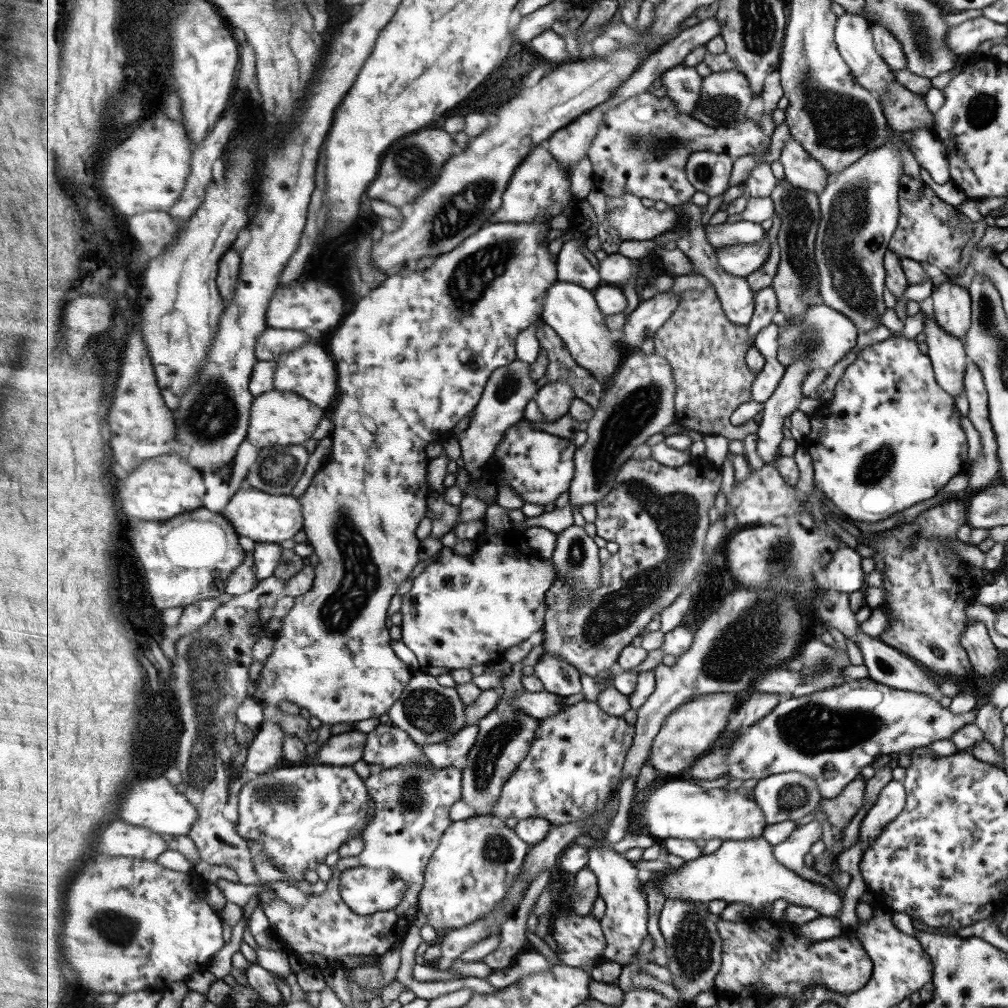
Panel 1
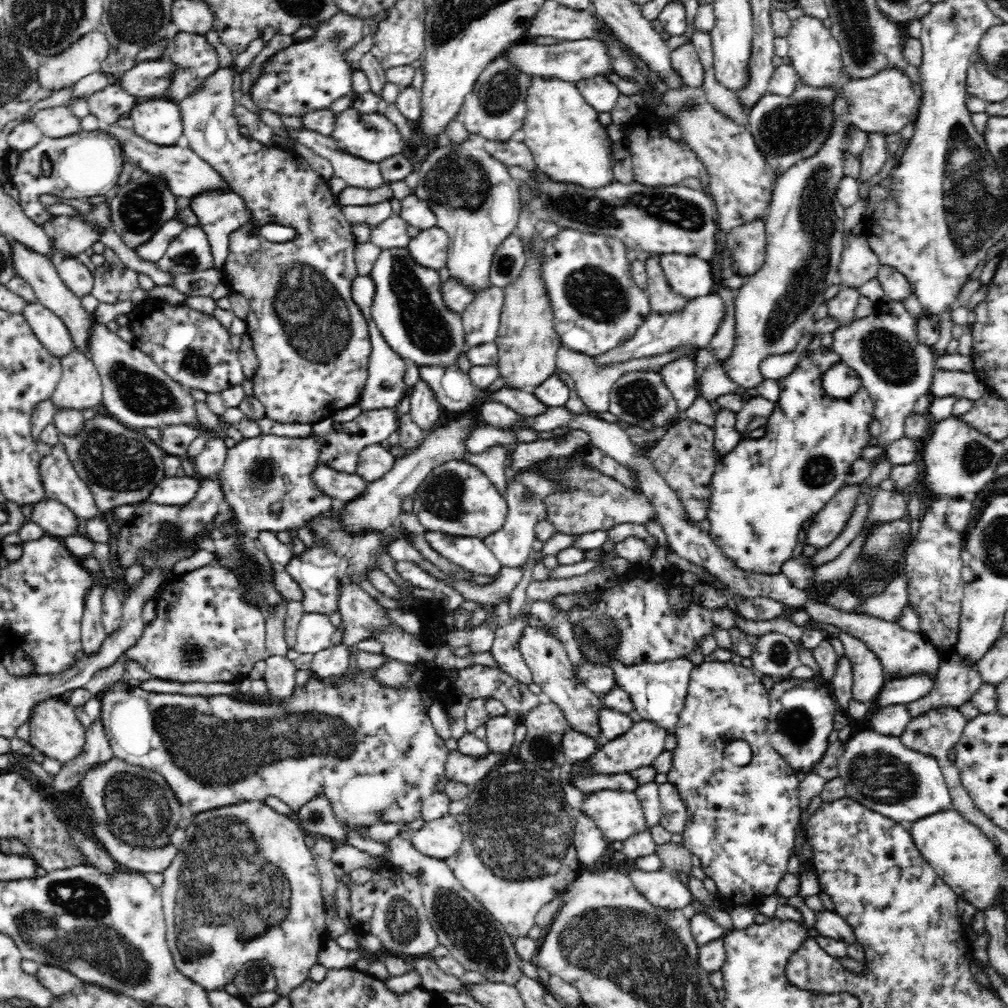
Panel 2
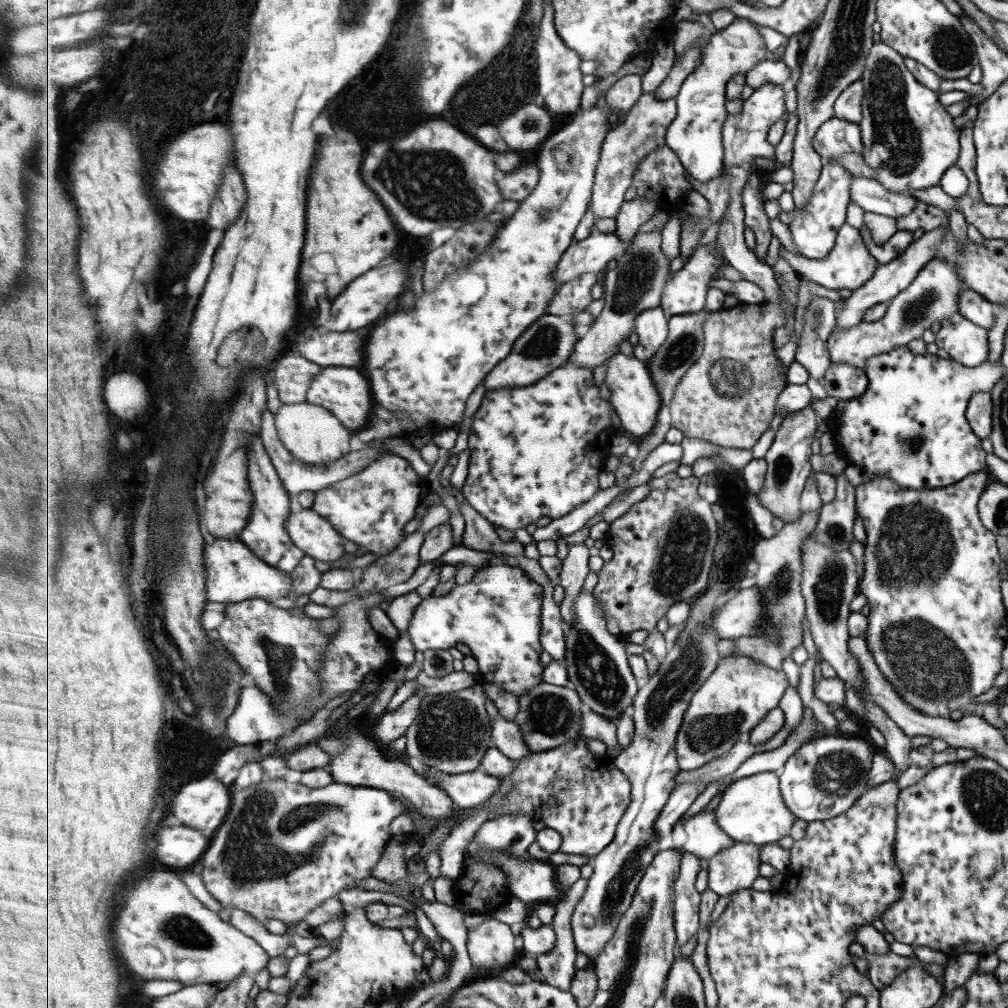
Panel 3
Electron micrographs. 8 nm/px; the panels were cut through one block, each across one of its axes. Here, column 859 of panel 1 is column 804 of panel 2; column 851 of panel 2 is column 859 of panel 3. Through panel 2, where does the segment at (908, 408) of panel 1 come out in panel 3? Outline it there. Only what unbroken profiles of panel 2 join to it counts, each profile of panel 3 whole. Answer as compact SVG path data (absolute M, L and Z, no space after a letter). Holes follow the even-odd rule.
M907 345L871 356L863 367L867 377L865 392L857 398L836 402L834 411L837 418L841 418L841 427L835 426L832 431L839 440L836 452L847 464L859 466L863 480L879 474L903 490L943 488L959 482L971 472L983 470L986 453L964 414L969 397L977 391L991 392L991 387L1003 373L1002 368L999 361L967 368L951 359L938 358L935 354L913 353Z

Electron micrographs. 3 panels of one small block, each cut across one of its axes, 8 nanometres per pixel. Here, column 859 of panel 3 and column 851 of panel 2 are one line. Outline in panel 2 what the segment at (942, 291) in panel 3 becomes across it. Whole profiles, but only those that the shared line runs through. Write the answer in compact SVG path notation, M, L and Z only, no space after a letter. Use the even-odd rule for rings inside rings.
M885 299L879 309L833 330L832 349L861 378L873 402L873 414L881 422L879 444L890 444L905 435L904 422L914 412L916 402L931 392L939 359L933 347L920 344L914 319L903 304Z

